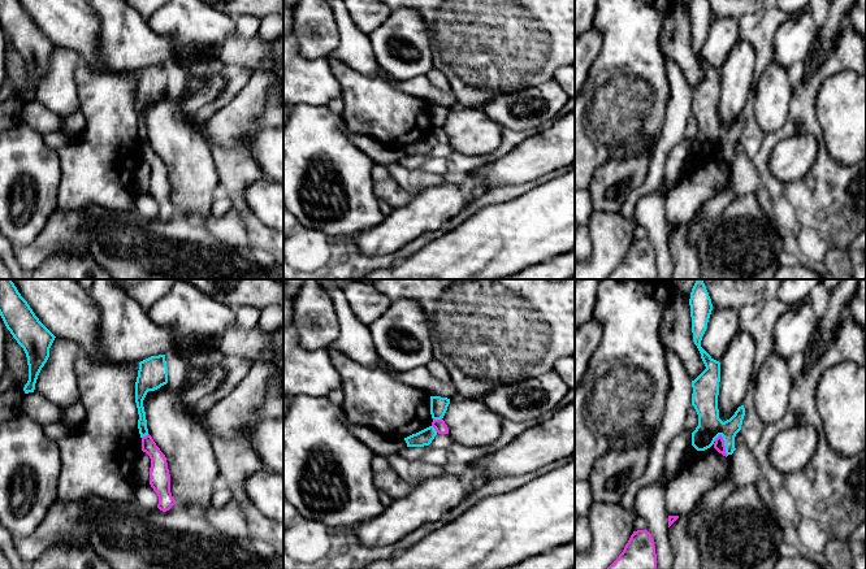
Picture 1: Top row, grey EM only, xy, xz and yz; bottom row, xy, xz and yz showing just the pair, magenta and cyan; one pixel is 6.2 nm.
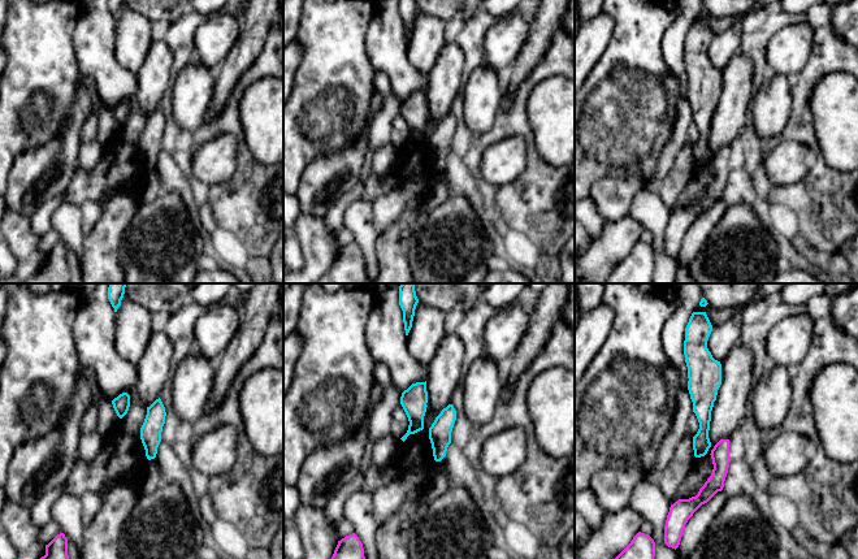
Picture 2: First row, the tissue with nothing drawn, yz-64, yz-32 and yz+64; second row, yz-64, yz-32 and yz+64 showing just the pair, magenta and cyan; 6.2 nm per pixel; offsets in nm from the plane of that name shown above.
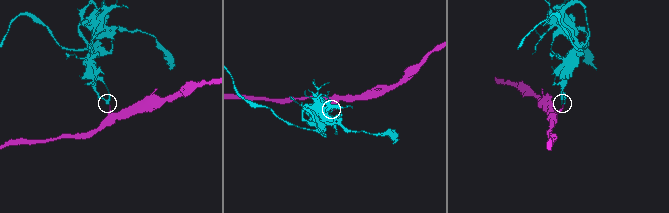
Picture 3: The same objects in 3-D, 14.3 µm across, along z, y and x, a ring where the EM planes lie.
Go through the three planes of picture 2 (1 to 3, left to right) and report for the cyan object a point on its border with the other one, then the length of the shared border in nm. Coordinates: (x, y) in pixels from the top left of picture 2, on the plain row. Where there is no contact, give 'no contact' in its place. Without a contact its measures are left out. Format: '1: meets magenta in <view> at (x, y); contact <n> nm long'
1: no contact
2: no contact
3: no contact

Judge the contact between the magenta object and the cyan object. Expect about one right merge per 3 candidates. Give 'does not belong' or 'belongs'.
does not belong

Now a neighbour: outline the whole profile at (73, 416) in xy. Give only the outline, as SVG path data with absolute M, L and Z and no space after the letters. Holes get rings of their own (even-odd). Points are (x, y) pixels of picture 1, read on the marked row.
M75 403L69 407L62 407L61 422L70 430L78 429L85 421L85 407L83 404Z

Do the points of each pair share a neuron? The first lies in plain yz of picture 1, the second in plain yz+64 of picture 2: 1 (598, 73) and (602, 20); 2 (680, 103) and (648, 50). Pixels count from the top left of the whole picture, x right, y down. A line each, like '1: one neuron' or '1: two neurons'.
1: two neurons
2: two neurons

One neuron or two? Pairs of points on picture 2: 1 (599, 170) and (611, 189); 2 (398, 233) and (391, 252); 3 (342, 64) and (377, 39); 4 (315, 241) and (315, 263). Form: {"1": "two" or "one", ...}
{"1": "two", "2": "one", "3": "two", "4": "one"}

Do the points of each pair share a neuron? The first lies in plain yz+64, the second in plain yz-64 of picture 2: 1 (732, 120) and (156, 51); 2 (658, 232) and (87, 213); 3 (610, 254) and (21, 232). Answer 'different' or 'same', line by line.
1: same
2: different
3: same

